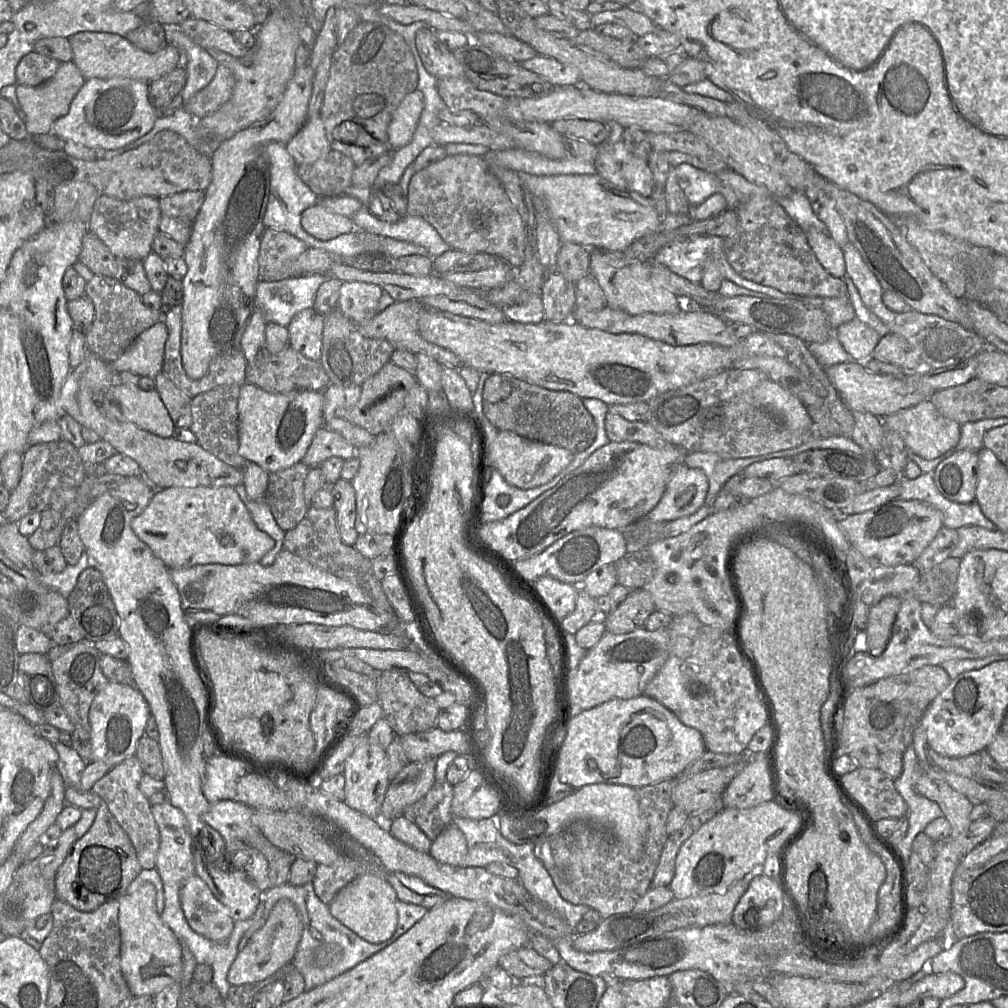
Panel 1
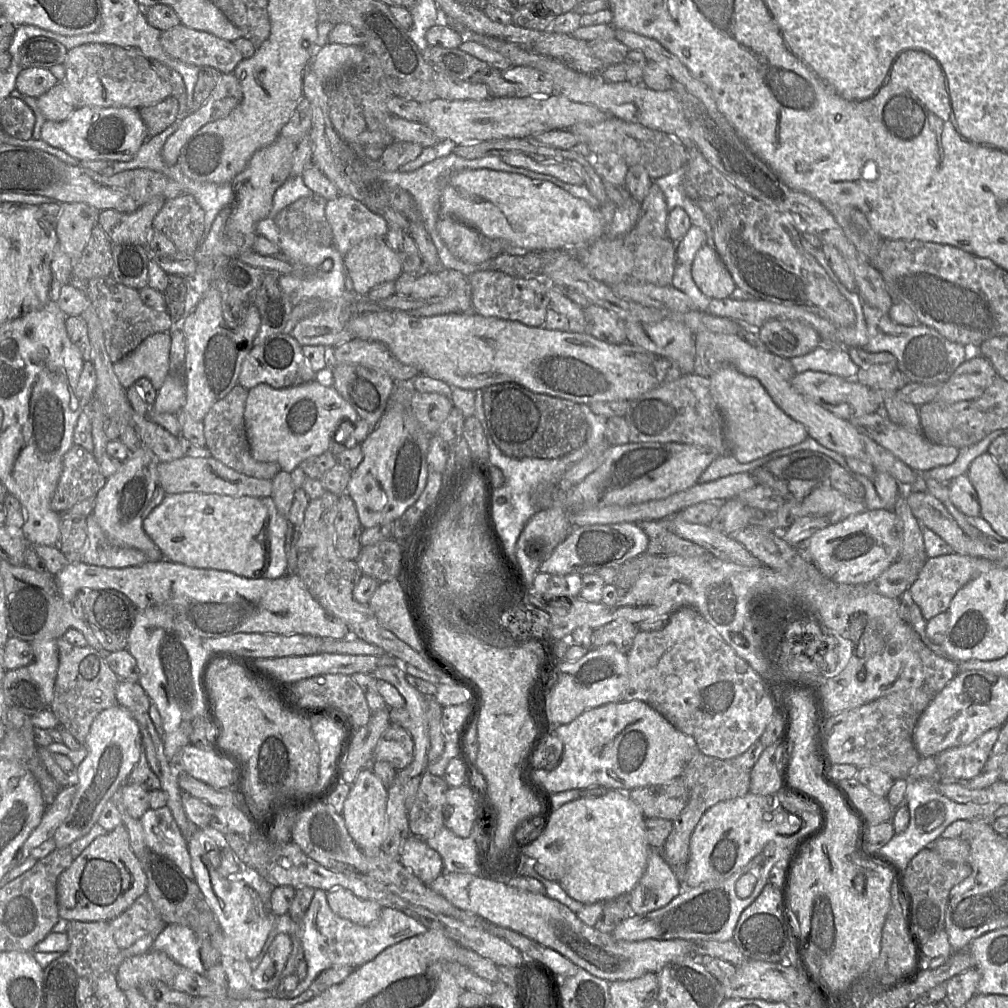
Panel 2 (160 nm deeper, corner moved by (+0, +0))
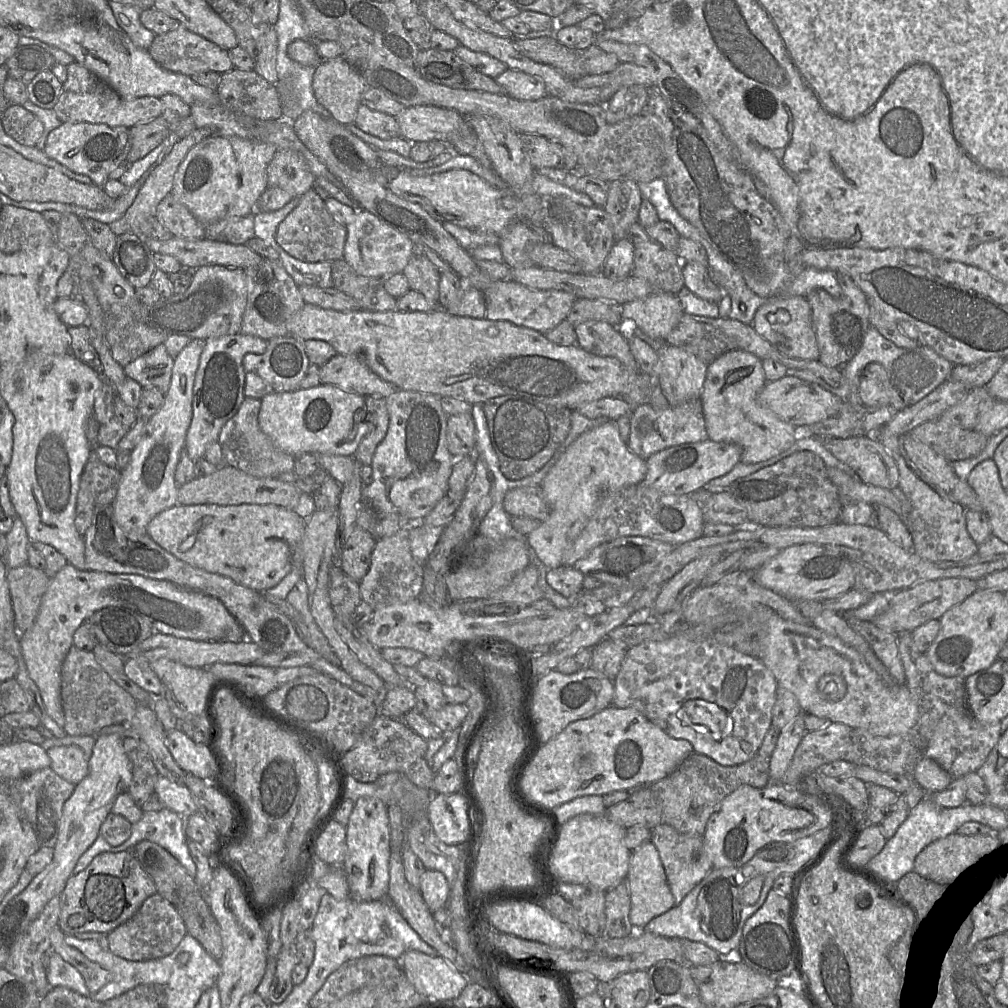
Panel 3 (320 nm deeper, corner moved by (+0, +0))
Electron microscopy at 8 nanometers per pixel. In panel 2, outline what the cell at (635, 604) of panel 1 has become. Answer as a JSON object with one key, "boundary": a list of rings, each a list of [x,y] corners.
{"boundary":[[[612,621],[594,629],[592,635],[592,648],[613,644],[619,649],[619,651],[628,654],[638,632],[638,626],[629,621]]]}

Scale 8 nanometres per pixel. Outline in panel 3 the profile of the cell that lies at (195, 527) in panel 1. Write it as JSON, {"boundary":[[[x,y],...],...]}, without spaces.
{"boundary":[[[177,503],[175,506],[166,509],[156,515],[147,526],[148,535],[159,546],[167,552],[174,555],[176,558],[200,569],[211,573],[216,573],[225,577],[231,578],[234,582],[244,585],[258,592],[265,592],[268,589],[275,587],[292,569],[298,569],[303,577],[303,559],[302,559],[302,538],[305,531],[306,520],[299,516],[292,508],[284,508],[274,504],[257,505],[257,504],[240,504],[240,505],[215,505],[215,504],[198,504],[198,505],[183,505]]]}

